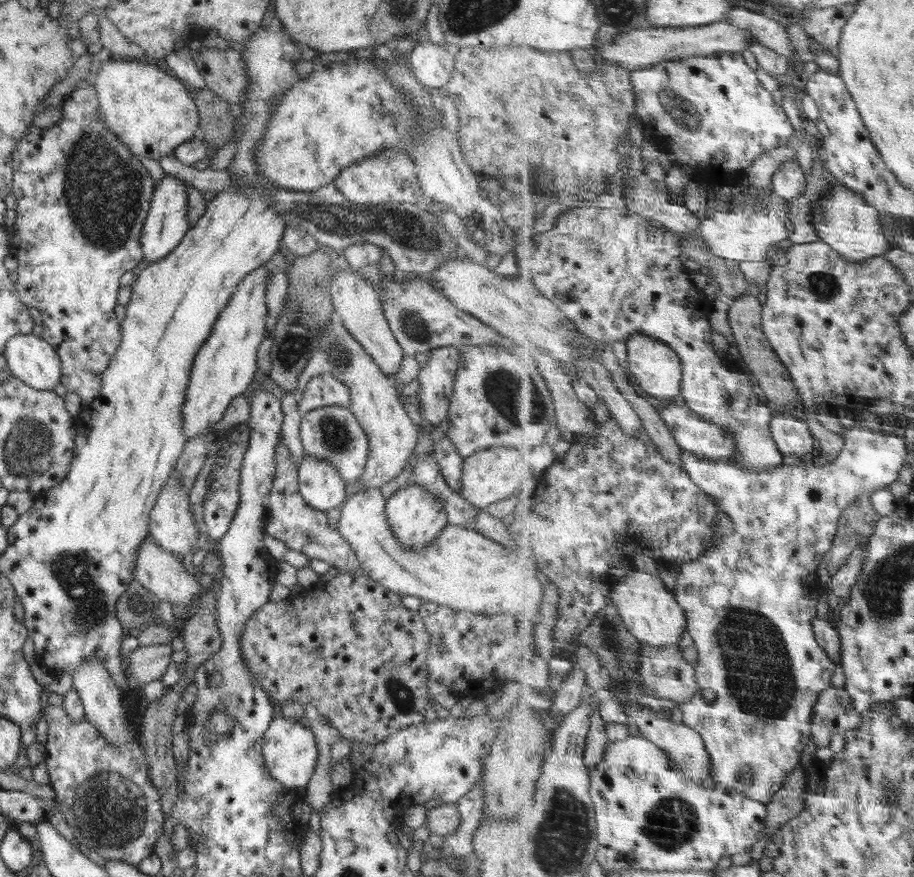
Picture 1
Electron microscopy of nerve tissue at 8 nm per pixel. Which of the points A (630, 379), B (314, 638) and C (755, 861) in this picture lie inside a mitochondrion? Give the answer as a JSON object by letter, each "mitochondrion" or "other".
{"A":"other","B":"other","C":"other"}

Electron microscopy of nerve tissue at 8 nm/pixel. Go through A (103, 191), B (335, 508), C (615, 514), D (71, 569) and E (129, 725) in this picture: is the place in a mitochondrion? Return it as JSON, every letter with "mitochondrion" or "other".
{"A":"mitochondrion","B":"other","C":"mitochondrion","D":"mitochondrion","E":"other"}

